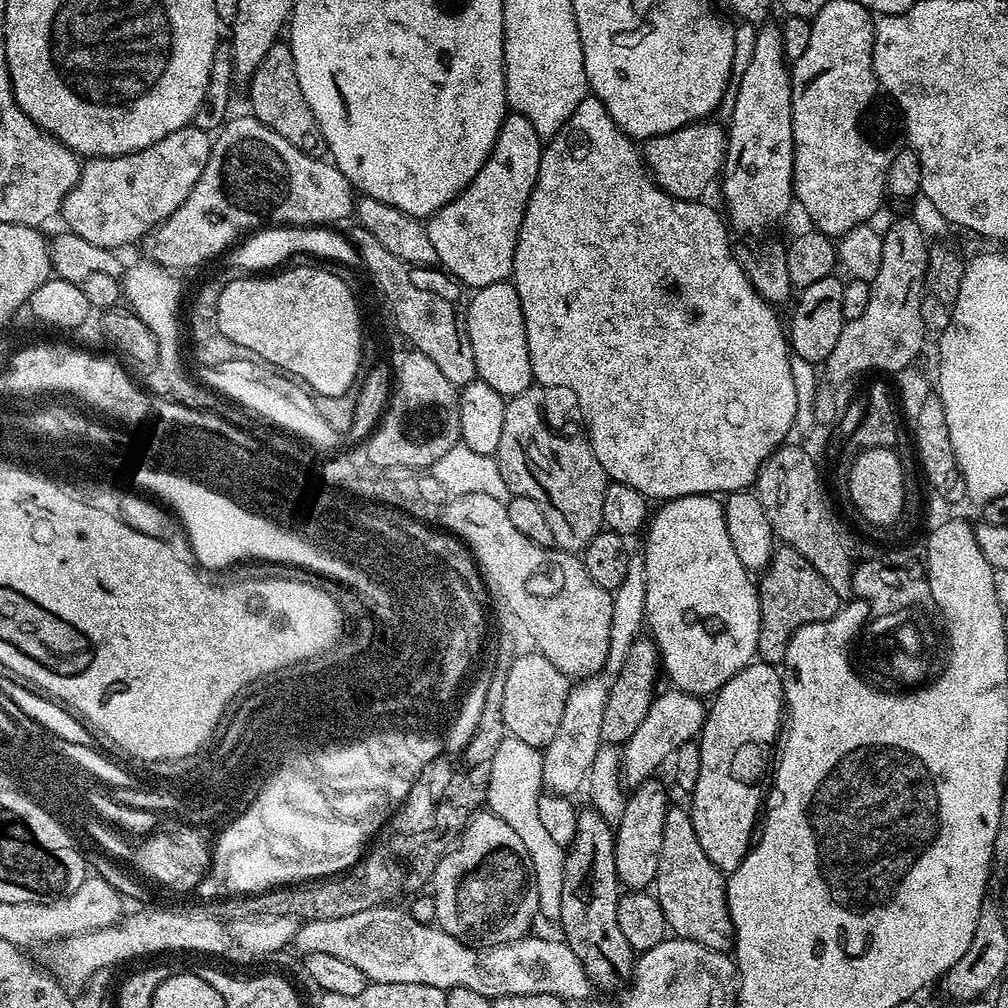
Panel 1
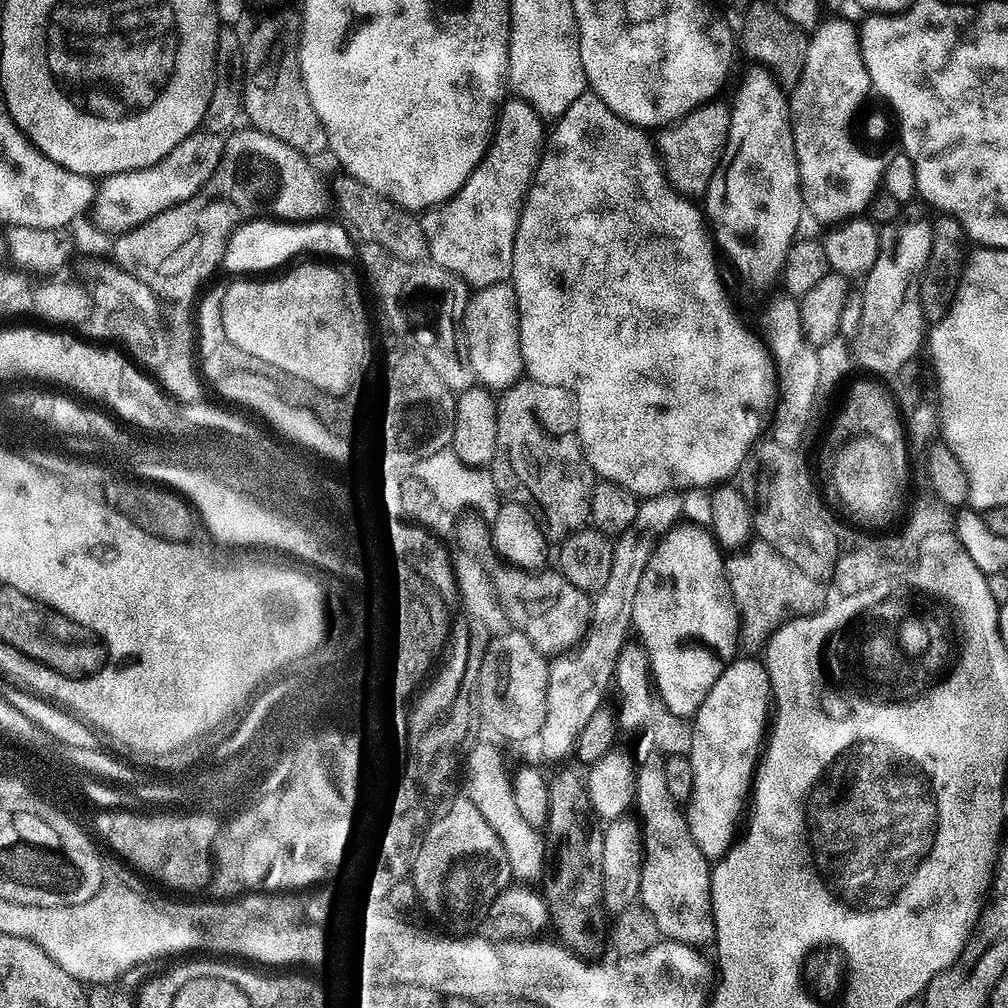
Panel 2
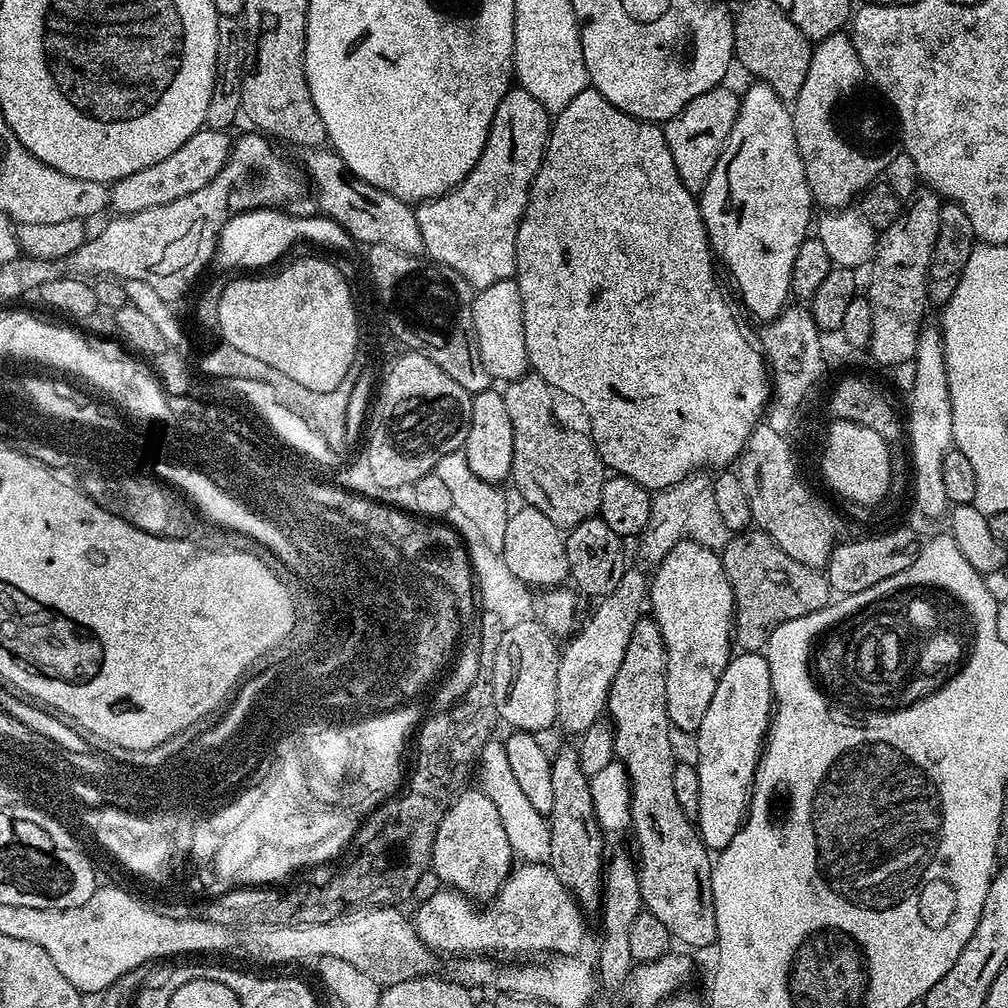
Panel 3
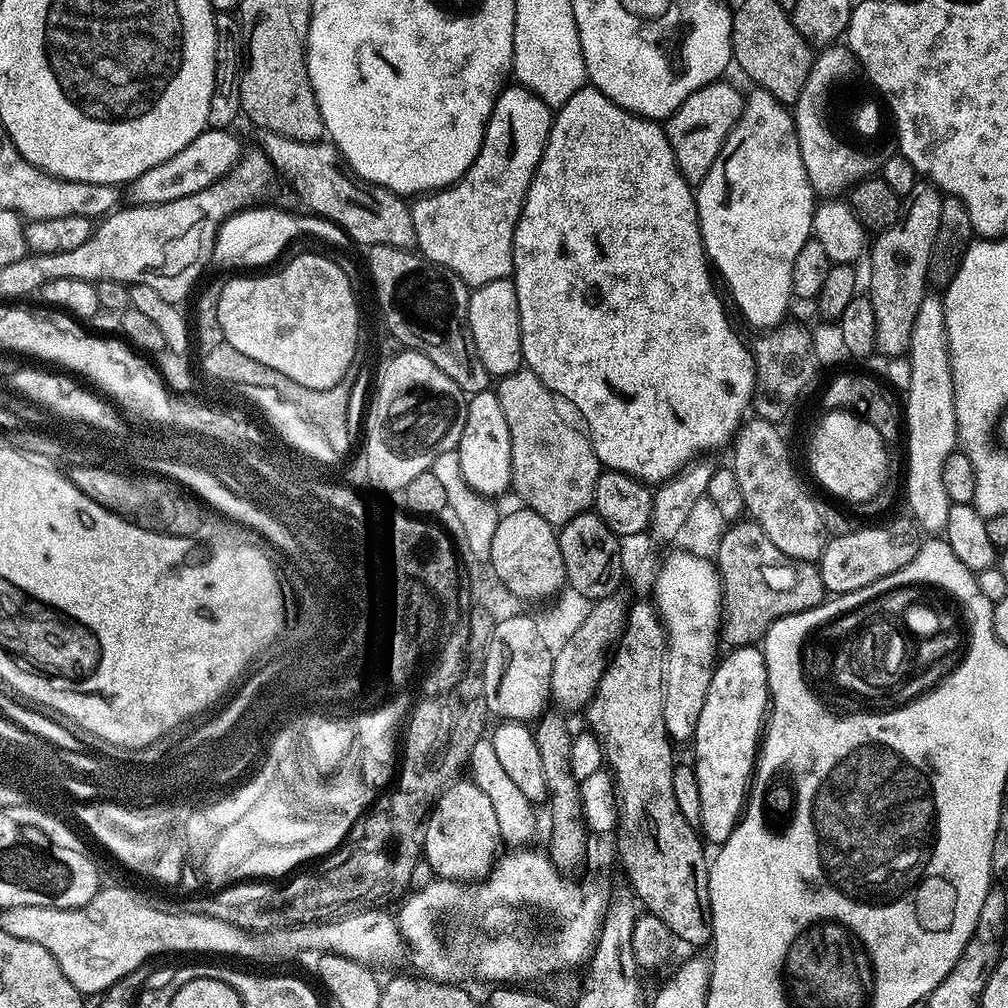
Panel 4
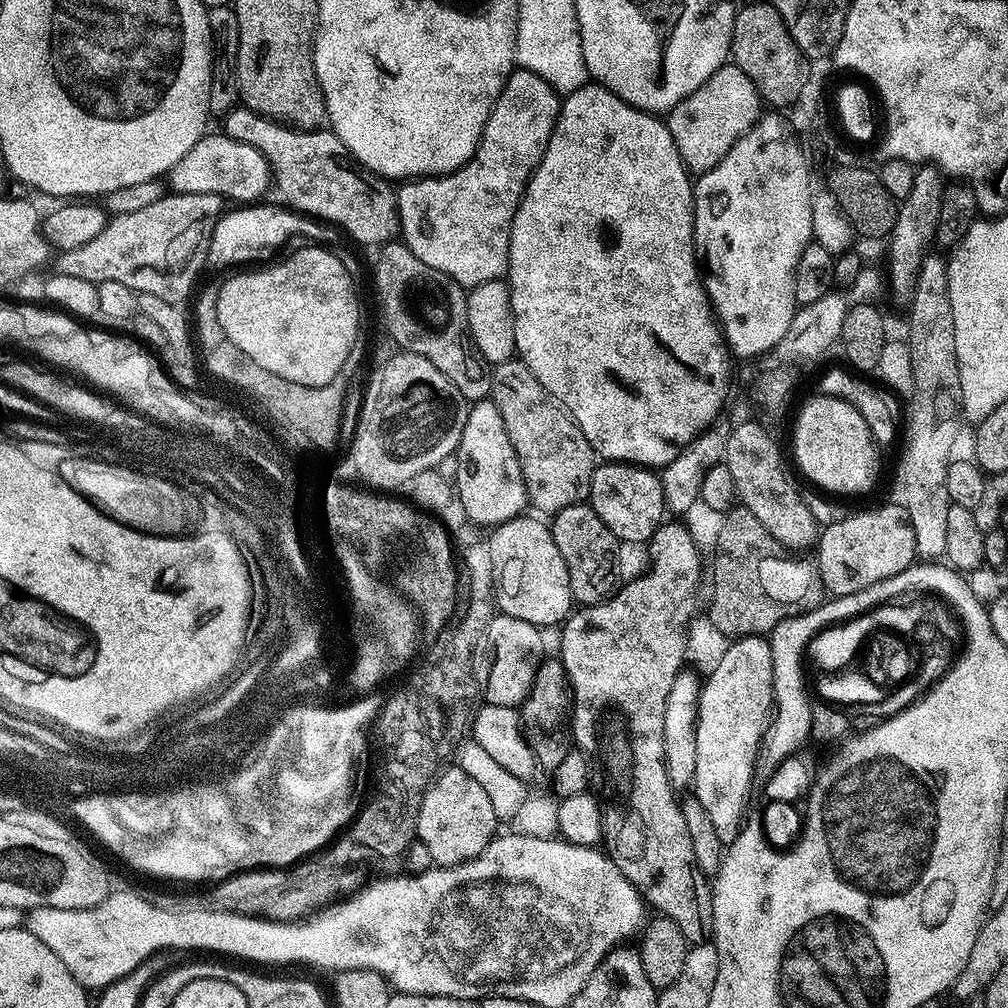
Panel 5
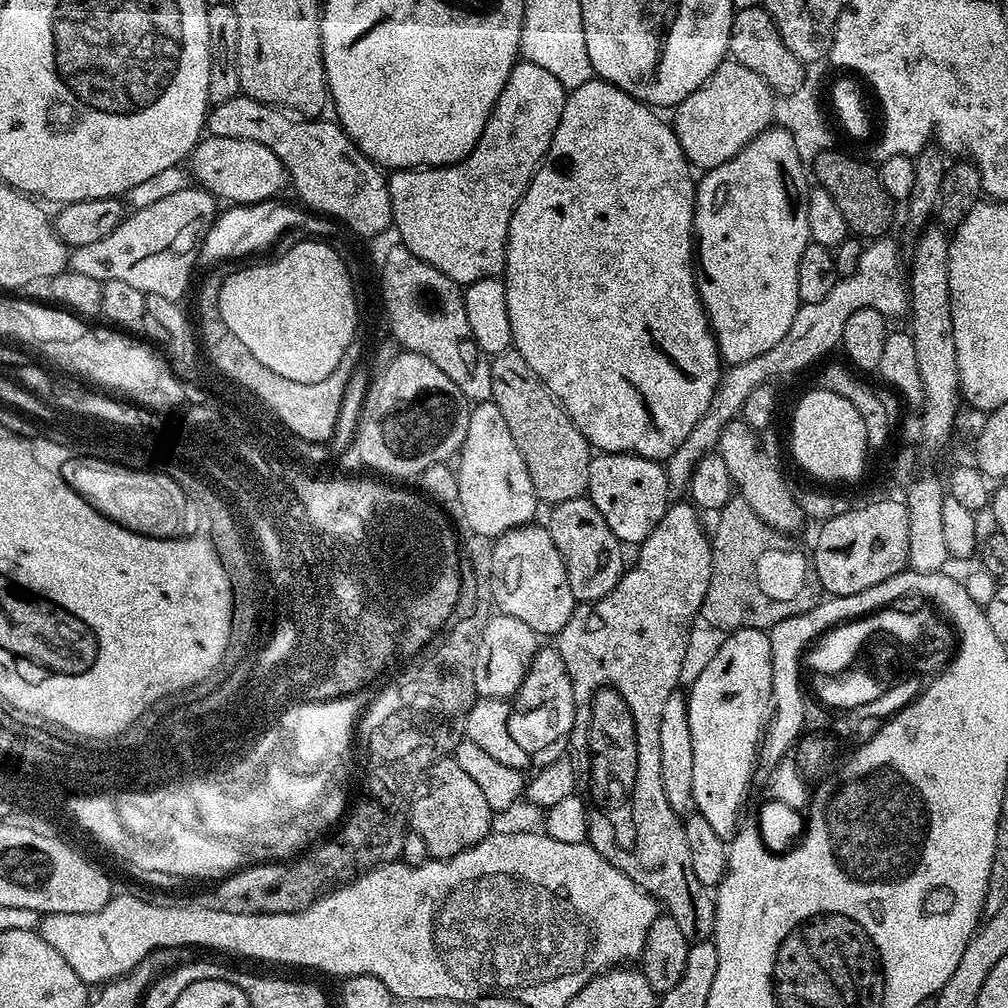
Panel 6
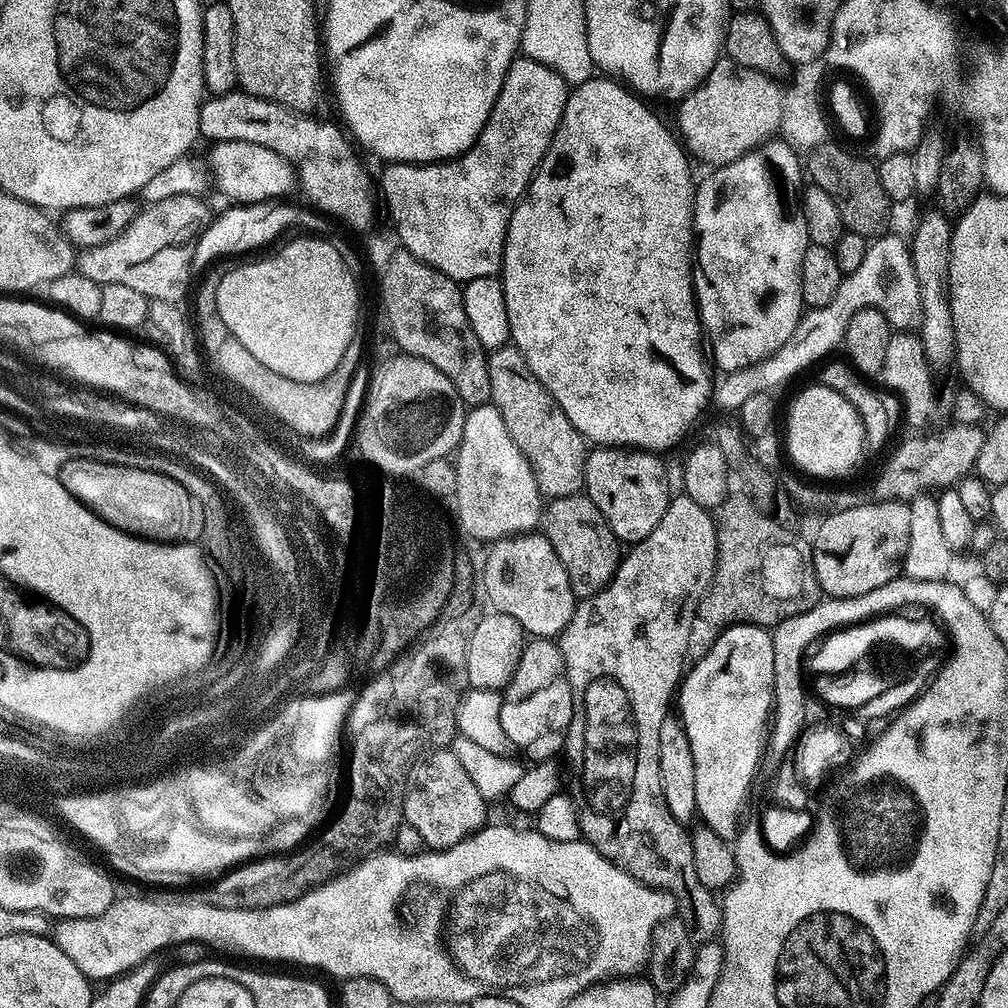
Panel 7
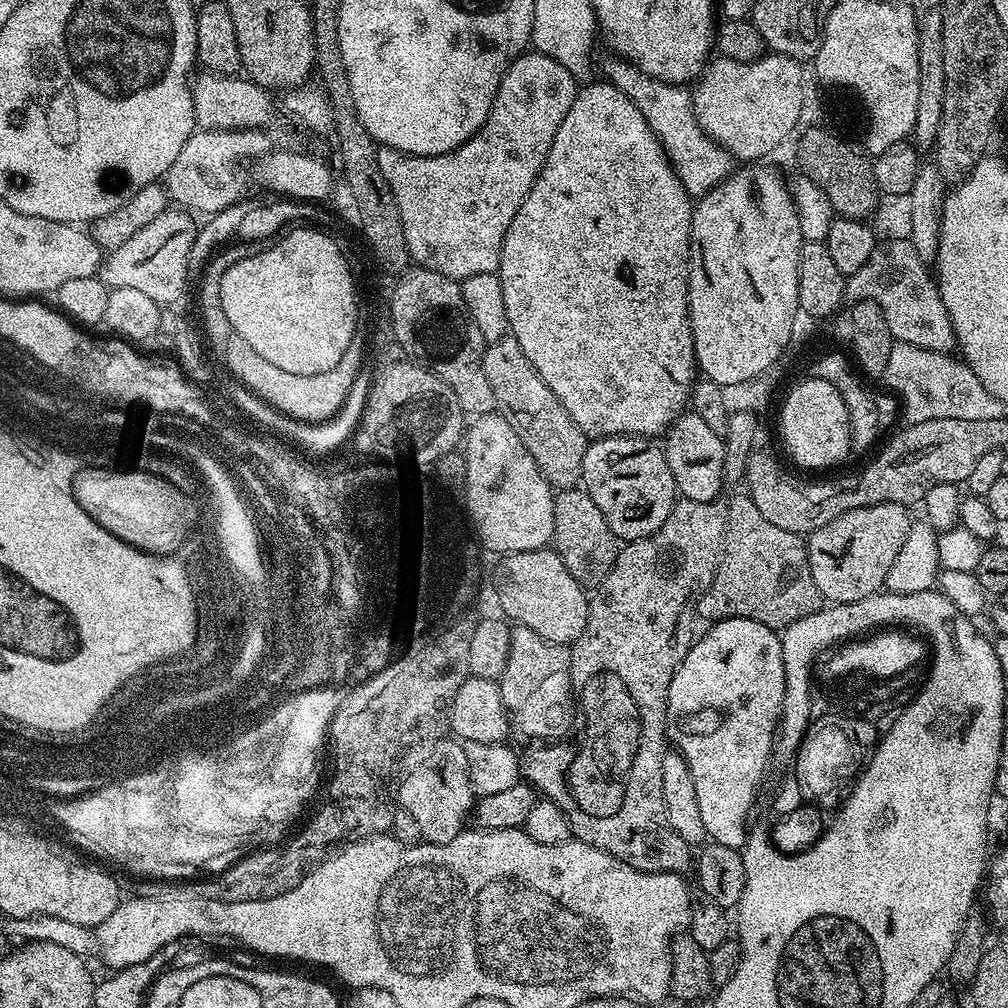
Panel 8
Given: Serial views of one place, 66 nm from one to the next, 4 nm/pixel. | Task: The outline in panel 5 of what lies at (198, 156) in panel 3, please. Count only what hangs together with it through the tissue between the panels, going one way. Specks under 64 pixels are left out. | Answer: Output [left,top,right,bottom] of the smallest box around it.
[167,134,270,202]

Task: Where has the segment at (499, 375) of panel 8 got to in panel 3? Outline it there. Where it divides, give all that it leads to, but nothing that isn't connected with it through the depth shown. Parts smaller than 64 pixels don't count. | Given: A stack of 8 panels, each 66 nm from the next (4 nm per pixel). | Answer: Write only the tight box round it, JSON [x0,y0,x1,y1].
[504,374,602,530]

